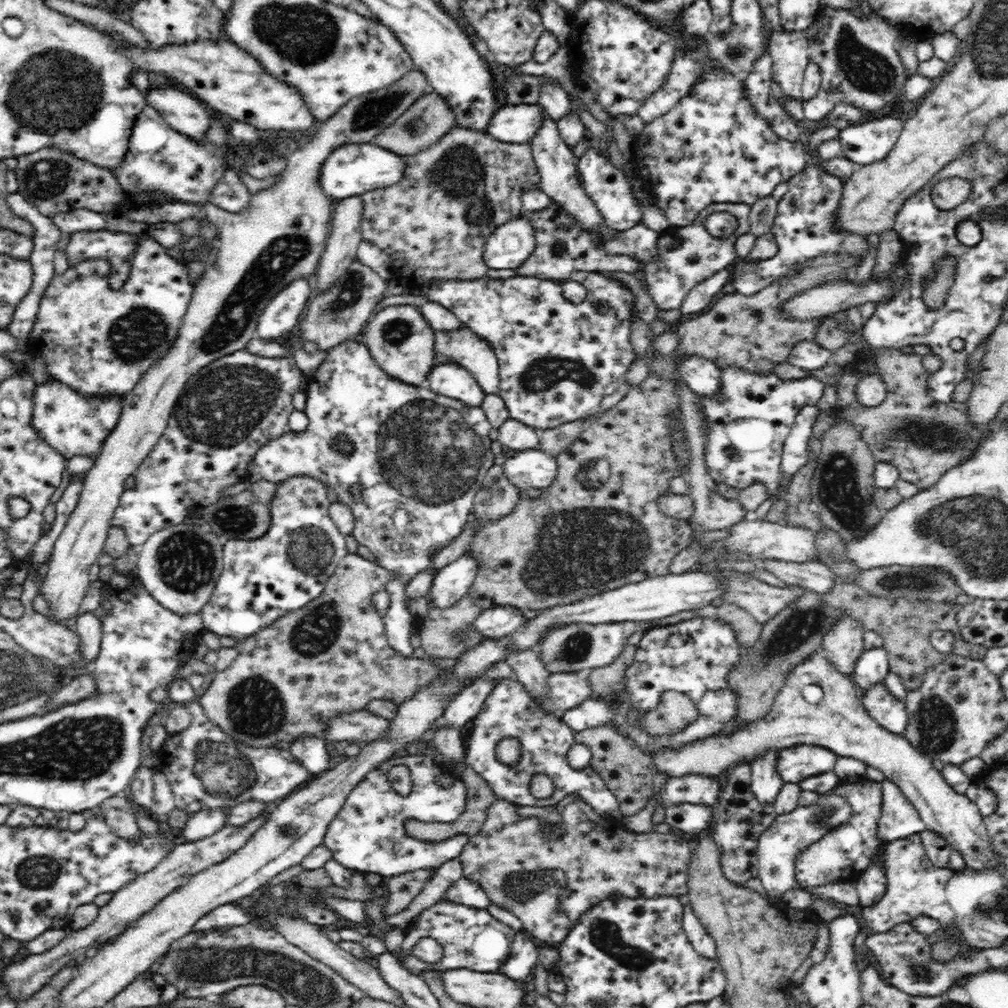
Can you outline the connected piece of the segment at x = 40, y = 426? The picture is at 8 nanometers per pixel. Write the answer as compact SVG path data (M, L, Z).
M49 374L46 382L36 386L31 423L39 438L67 461L74 456L86 456L94 464L106 437L118 424L122 408L122 395L82 395Z

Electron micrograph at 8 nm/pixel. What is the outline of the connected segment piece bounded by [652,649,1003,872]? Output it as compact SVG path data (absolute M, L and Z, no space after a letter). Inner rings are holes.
M819 649L812 653L806 660L802 660L787 674L787 680L780 689L778 696L772 703L770 712L760 720L748 724L748 728L732 734L732 736L714 736L707 739L697 740L695 743L685 744L680 748L660 747L652 754L654 768L660 772L666 772L668 776L684 776L686 774L704 774L705 776L720 776L730 764L750 763L755 757L762 756L766 752L779 752L782 749L790 749L796 745L814 745L836 753L838 757L848 756L865 762L867 766L873 766L885 774L886 779L897 784L903 790L904 796L916 807L917 812L925 823L926 829L943 837L953 850L958 851L964 857L966 866L969 869L980 872L985 869L992 869L1002 865L1003 860L991 850L991 839L988 837L987 828L983 824L983 816L974 801L971 801L965 794L958 794L945 778L941 775L932 761L920 754L915 746L903 735L889 733L882 728L864 709L862 690L855 684L850 676L837 672ZM807 684L816 684L823 691L822 698L816 703L810 703L804 699L802 689Z

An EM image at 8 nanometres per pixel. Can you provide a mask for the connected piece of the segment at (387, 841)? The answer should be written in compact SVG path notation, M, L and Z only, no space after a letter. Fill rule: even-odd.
M418 754L404 757L394 757L378 765L378 768L368 772L356 786L350 791L345 800L344 806L338 811L336 818L330 822L328 832L323 841L324 849L330 850L334 855L334 861L352 872L360 874L378 874L383 879L389 879L400 874L416 872L416 870L436 870L456 860L468 844L469 837L466 834L458 834L438 843L422 841L418 838L408 836L406 833L406 822L414 819L417 822L440 822L454 824L460 815L465 811L466 806L466 785L459 777L445 770L444 767L430 756ZM393 766L407 766L411 777L411 792L408 796L402 796L390 785L388 773Z

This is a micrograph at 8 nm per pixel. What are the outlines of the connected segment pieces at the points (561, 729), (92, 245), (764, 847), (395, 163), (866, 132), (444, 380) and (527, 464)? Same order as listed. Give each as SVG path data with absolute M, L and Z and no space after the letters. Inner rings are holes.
M513 677L508 679L498 679L497 685L493 687L491 693L485 698L480 712L473 719L473 726L467 733L465 741L465 762L467 766L472 767L488 783L493 793L502 800L512 802L517 806L552 806L557 804L566 796L566 794L575 794L582 801L587 802L602 817L610 817L618 822L624 816L620 810L618 799L615 794L607 787L606 781L600 776L595 768L586 768L578 770L572 768L568 763L566 754L575 744L575 732L560 718L560 715L544 713L542 709L534 702L531 694L525 689L525 686ZM504 736L515 736L522 745L521 759L514 765L508 766L500 763L496 758L496 744ZM536 774L545 774L551 779L553 784L553 793L547 798L537 798L530 792L532 778Z
M107 228L68 232L68 244L64 250L67 264L73 268L81 260L107 259L111 265L110 286L119 289L128 278L130 255L142 237L148 237L146 232L132 234Z
M829 791L820 796L814 805L802 806L799 804L792 812L780 814L774 818L774 821L764 830L757 843L759 861L759 874L757 877L766 891L764 895L770 904L773 905L775 902L779 902L785 891L799 888L799 883L796 882L795 877L795 862L798 860L799 855L807 850L808 846L814 845L818 840L824 838L833 828L849 822L852 813L851 804L845 796Z
M357 143L338 147L321 166L318 184L330 198L358 197L368 191L378 190L399 183L405 175L402 156L371 143Z
M880 114L862 124L844 127L839 132L839 144L845 156L861 167L888 156L902 129L901 119Z
M453 360L437 362L429 372L428 382L435 394L455 398L470 407L481 407L484 404L485 392L465 370Z
M530 449L518 451L503 464L504 474L522 493L539 489L546 490L556 480L557 460L540 451Z

